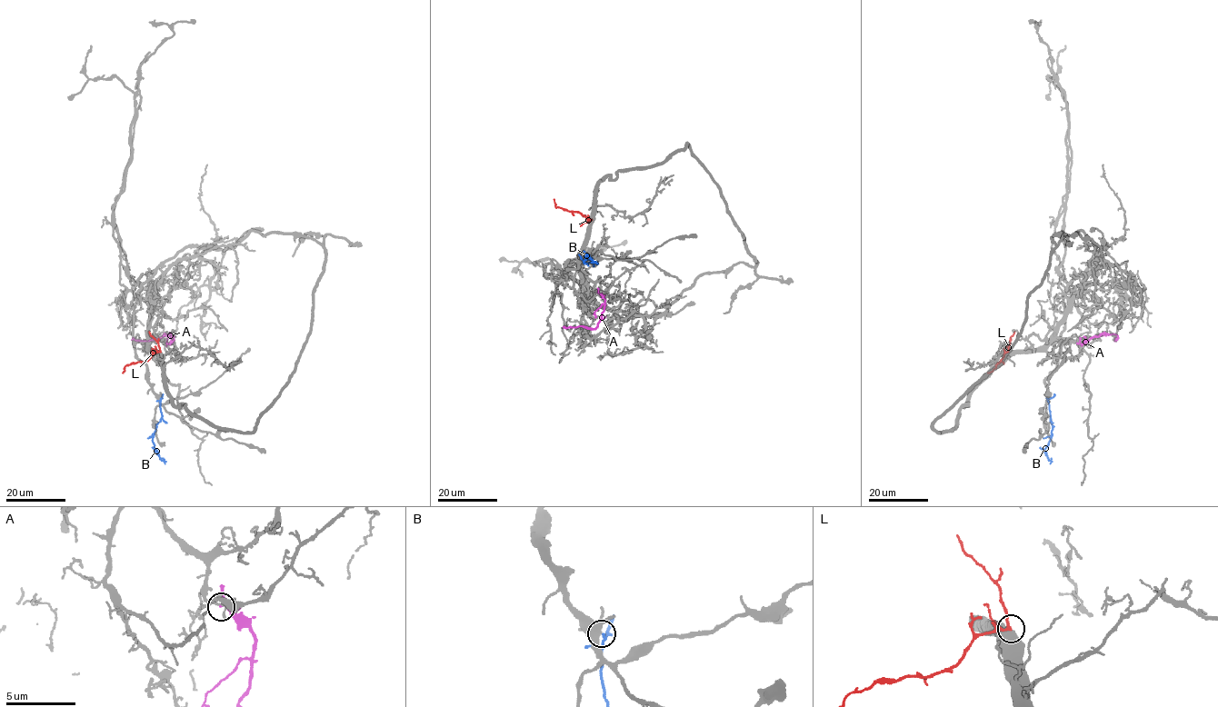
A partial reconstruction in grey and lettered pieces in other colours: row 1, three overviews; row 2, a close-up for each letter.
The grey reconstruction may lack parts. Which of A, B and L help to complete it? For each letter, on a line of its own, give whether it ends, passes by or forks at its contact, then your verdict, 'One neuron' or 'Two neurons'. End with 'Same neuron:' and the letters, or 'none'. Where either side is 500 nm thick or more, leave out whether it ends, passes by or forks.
A: It forks there. Two neurons
B: It passes by. Two neurons
L: One neuron
Same neuron: L

